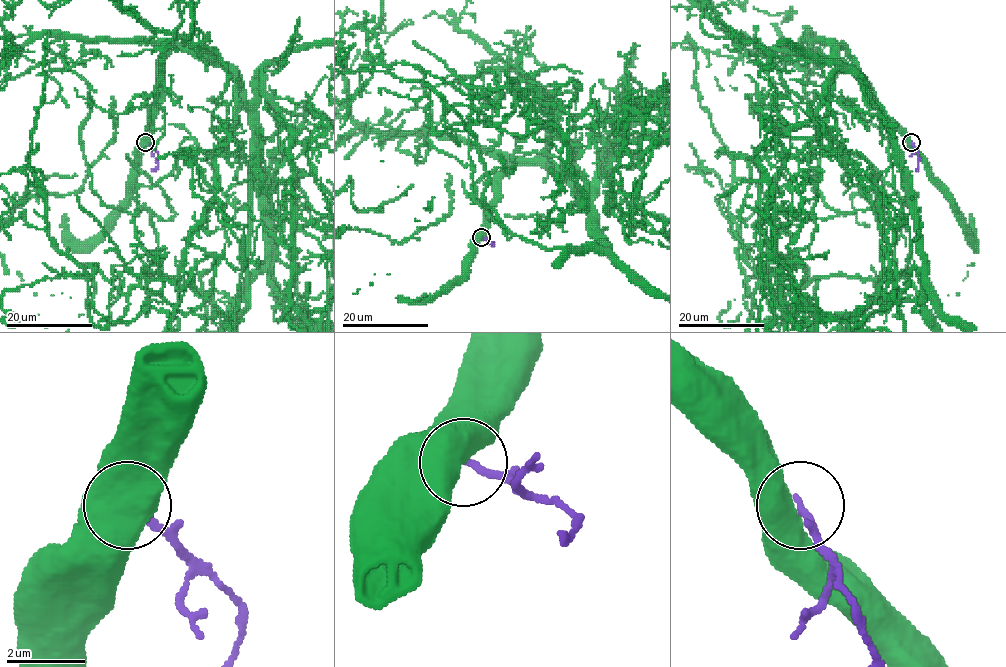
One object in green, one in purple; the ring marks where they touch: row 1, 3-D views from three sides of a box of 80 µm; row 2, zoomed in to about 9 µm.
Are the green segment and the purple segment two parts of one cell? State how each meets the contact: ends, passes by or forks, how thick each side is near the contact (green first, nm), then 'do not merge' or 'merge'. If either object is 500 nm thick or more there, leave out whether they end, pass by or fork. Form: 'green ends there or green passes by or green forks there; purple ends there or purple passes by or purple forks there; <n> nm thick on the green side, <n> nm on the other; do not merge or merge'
750 nm thick on the green side, 180 nm on the other; do not merge

